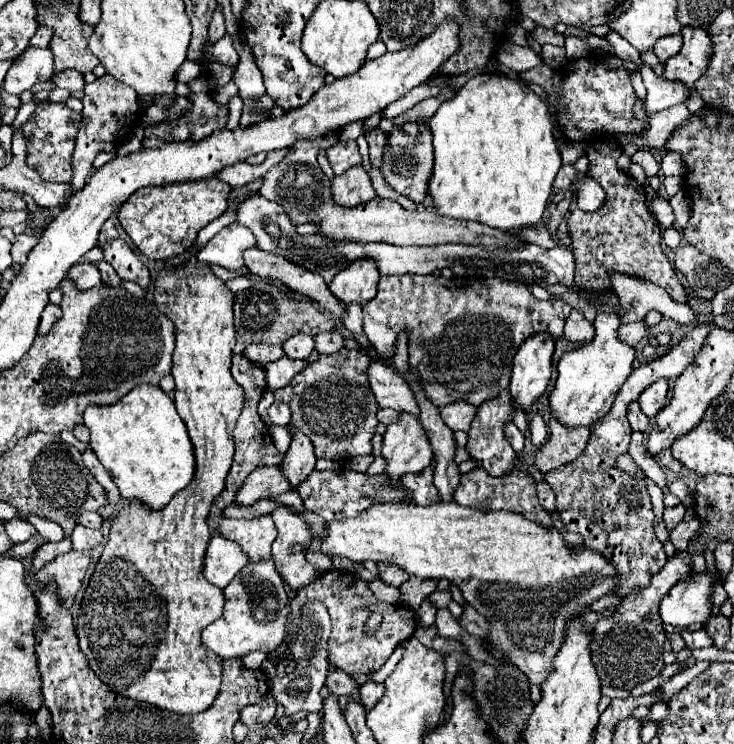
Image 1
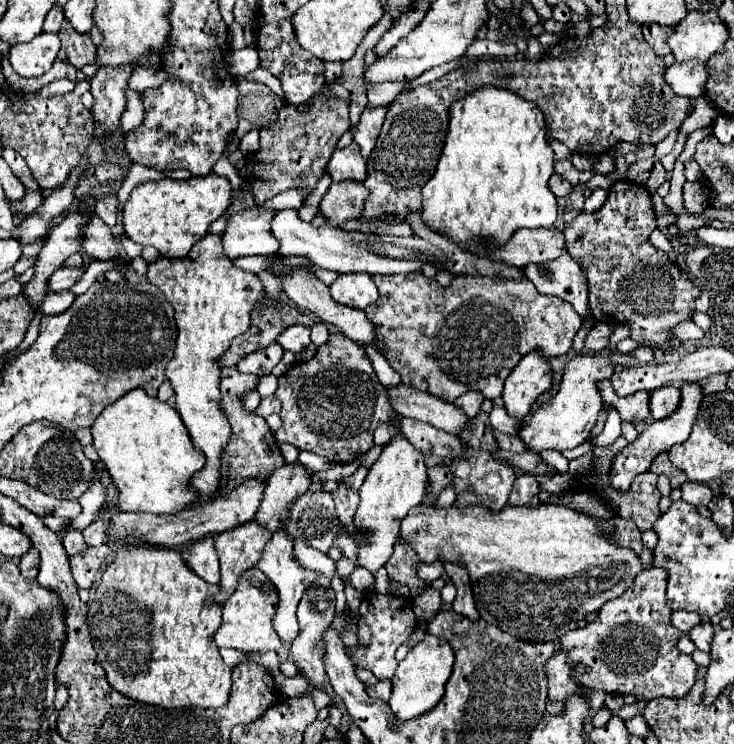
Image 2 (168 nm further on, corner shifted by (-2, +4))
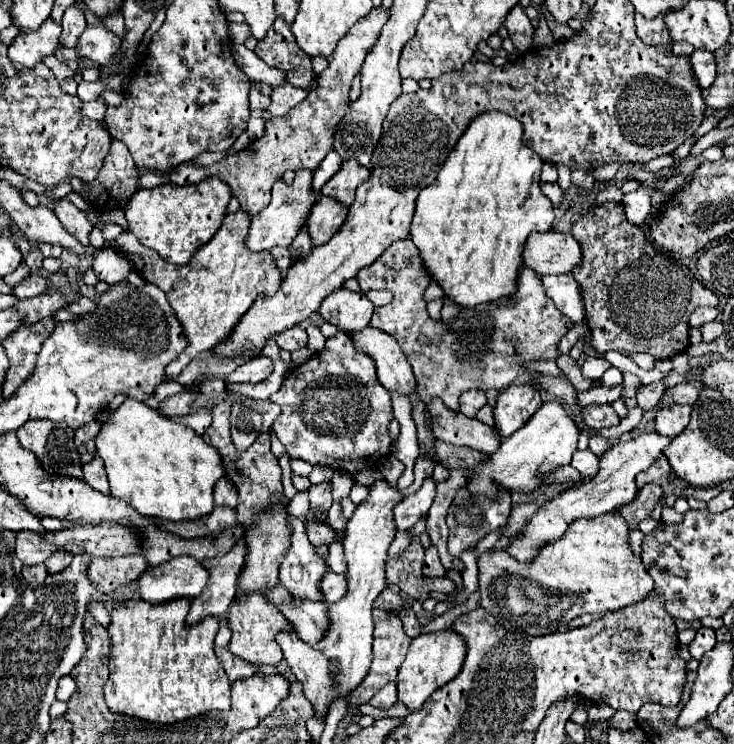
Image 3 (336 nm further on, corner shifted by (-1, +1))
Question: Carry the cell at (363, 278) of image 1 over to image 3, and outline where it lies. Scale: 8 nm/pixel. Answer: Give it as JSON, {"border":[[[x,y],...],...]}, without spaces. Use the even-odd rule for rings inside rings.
{"border":[[[340,287],[322,301],[318,311],[328,323],[336,325],[338,329],[356,331],[368,327],[374,305],[362,291],[350,291],[346,287]]]}

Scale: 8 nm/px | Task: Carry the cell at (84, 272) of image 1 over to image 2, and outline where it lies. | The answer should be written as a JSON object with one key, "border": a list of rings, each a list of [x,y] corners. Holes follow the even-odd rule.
{"border":[[[59,268],[51,274],[51,280],[47,280],[47,288],[51,292],[59,292],[59,290],[69,290],[81,276],[83,276],[83,268]]]}

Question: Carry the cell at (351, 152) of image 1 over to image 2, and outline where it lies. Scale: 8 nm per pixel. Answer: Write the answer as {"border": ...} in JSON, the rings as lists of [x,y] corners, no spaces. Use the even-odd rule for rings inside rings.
{"border":[[[351,144],[343,150],[333,152],[333,156],[327,164],[327,172],[329,172],[333,182],[343,182],[343,180],[363,182],[367,176],[365,158],[361,156],[359,148],[355,144]]]}

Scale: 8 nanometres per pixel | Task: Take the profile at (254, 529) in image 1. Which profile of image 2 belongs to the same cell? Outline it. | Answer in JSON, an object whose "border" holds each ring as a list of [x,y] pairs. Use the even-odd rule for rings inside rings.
{"border":[[[255,520],[215,536],[215,550],[221,564],[221,590],[219,594],[211,596],[207,604],[223,604],[235,592],[241,572],[257,566],[263,556],[263,548],[269,540],[271,532],[261,528]]]}

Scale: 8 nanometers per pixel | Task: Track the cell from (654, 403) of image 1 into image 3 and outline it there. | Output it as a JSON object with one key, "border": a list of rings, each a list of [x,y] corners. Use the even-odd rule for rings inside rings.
{"border":[[[666,405],[656,411],[656,431],[666,437],[676,437],[690,421],[690,407],[688,405]]]}

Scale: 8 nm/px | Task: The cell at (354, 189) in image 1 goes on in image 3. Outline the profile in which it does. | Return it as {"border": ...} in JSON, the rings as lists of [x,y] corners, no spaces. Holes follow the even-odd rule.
{"border":[[[320,197],[308,217],[308,231],[312,237],[314,245],[324,245],[328,243],[328,239],[342,227],[342,223],[346,221],[348,215],[348,207],[342,205],[336,199],[330,197]]]}

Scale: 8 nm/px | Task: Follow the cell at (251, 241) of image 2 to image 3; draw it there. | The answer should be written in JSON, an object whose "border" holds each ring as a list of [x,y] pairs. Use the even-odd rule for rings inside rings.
{"border":[[[306,169],[296,171],[296,177],[294,177],[294,181],[290,185],[284,183],[282,177],[274,183],[272,201],[268,203],[268,207],[250,217],[250,229],[248,229],[248,235],[246,235],[246,241],[244,241],[250,251],[260,253],[260,251],[272,249],[276,245],[278,247],[288,247],[292,243],[292,239],[298,235],[300,225],[308,217],[308,211],[314,205],[310,185],[312,185],[312,171],[306,171]]]}

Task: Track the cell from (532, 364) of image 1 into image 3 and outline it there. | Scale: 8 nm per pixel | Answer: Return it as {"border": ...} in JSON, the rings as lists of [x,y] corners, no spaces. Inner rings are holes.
{"border":[[[516,383],[500,393],[494,407],[494,421],[500,435],[510,437],[542,405],[540,389],[534,383]]]}

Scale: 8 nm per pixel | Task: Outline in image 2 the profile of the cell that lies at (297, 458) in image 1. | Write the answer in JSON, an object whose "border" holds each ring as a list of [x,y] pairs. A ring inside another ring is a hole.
{"border":[[[299,462],[285,464],[269,476],[267,488],[263,492],[263,504],[255,514],[255,520],[269,532],[283,530],[283,520],[287,520],[287,508],[299,496],[303,496],[303,492],[309,490],[311,476],[303,468],[305,466],[301,466]]]}

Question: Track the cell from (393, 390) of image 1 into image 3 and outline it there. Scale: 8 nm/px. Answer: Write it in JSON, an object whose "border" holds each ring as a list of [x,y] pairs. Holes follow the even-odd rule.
{"border":[[[440,397],[426,403],[426,411],[430,415],[430,431],[436,439],[444,439],[452,445],[466,445],[486,455],[492,455],[500,447],[492,427],[486,427],[482,421],[470,419],[460,411],[448,409]]]}

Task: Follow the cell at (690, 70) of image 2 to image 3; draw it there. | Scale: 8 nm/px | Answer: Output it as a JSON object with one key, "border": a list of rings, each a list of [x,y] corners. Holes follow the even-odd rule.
{"border":[[[694,51],[690,55],[690,67],[694,71],[694,79],[700,89],[706,89],[714,83],[716,75],[716,61],[714,55],[708,51]]]}

